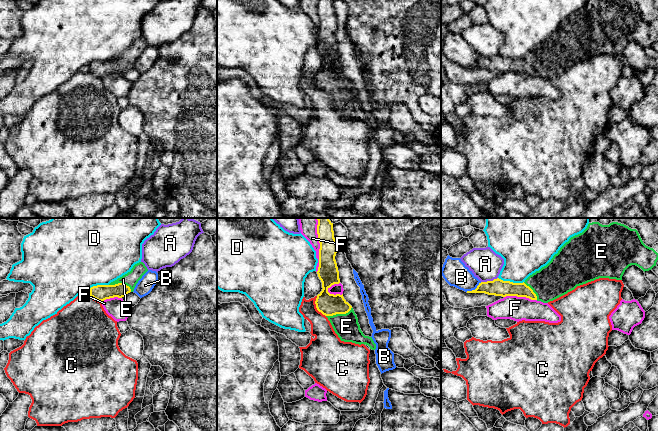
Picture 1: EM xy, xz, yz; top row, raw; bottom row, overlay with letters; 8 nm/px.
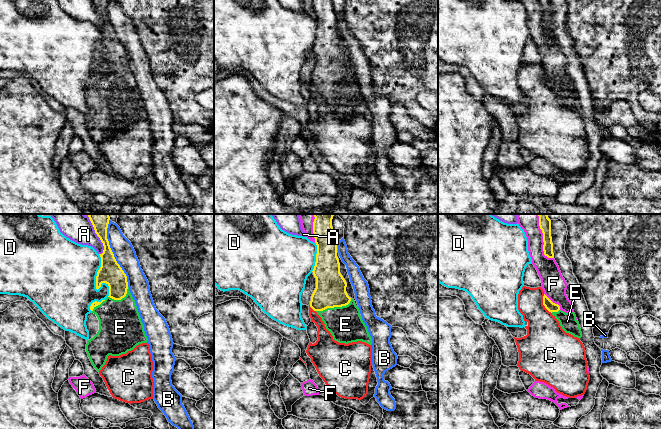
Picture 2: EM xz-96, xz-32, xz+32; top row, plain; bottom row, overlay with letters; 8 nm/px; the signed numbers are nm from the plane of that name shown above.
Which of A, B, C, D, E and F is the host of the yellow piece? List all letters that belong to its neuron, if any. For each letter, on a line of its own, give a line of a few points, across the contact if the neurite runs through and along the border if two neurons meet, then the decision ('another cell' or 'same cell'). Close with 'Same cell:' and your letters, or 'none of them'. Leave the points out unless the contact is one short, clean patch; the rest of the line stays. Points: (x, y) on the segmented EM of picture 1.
A: another cell
B: another cell
C: line xz (316, 296), (316, 308), (325, 316); another cell
D: another cell
E: line xz (328, 304), (339, 313), (346, 326); same cell
F: another cell
Same cell: E

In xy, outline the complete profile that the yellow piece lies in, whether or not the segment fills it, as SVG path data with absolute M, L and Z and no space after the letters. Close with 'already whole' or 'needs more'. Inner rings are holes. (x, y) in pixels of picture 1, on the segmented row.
M139 262L133 266L130 272L111 282L109 285L91 287L90 296L100 302L114 297L122 298L134 291L136 284L147 271L148 269L145 264Z; needs more

